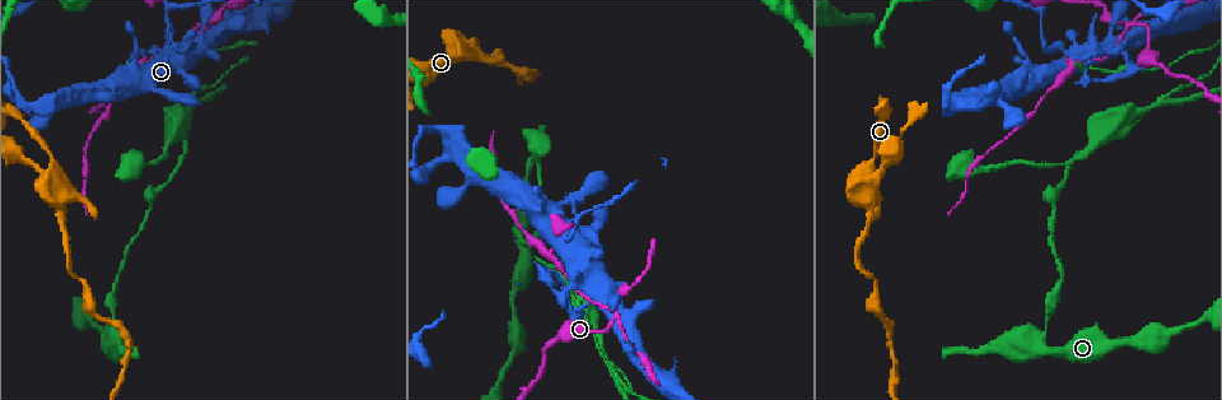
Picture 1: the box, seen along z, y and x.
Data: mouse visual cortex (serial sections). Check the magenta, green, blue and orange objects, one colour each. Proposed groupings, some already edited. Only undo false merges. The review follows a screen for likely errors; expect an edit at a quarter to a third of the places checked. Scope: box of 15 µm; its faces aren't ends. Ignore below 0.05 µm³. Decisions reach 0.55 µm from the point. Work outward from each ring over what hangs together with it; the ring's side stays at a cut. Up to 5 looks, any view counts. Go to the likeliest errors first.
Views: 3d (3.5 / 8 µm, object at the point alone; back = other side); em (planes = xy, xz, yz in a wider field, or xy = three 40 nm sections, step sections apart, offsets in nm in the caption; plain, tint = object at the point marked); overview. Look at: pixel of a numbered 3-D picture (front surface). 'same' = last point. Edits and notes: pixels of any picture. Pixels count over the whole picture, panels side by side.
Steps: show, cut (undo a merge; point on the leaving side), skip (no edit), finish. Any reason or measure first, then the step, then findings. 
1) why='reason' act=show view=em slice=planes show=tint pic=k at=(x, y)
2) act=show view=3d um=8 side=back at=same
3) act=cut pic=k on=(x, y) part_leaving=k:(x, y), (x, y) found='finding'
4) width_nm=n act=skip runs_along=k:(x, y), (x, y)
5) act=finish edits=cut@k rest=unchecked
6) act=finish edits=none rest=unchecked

why='a narrow waist' act=show view=3d um=3.5 pic=1 at=(146, 54)

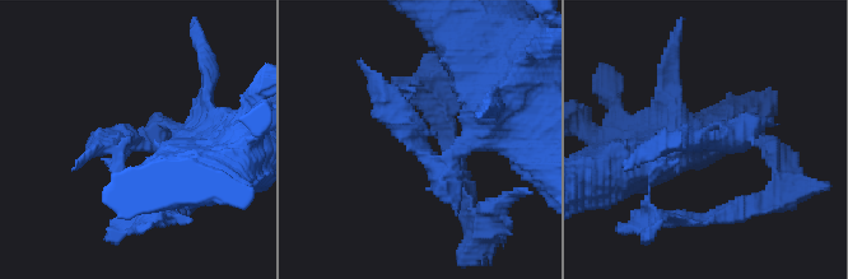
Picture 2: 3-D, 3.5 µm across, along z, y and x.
why='shape alone is not enough' act=show view=em slice=xy step=2 show=tint pic=2 at=(133, 141)

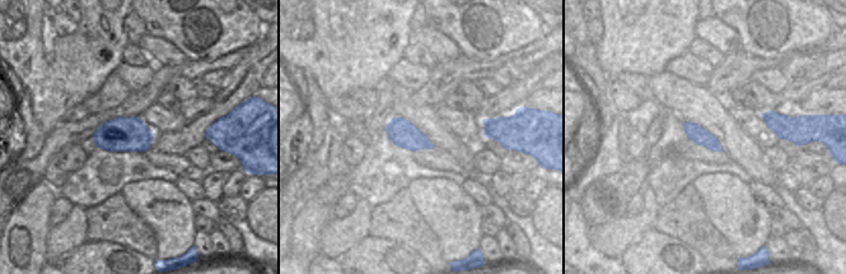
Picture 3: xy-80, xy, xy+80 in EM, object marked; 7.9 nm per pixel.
act=skip runs_along=2:(478, 140), (402, 91) found='continuous, no second cell'

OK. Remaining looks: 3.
why='sharp bend' act=show view=3d um=3.5 pic=1 at=(584, 231)

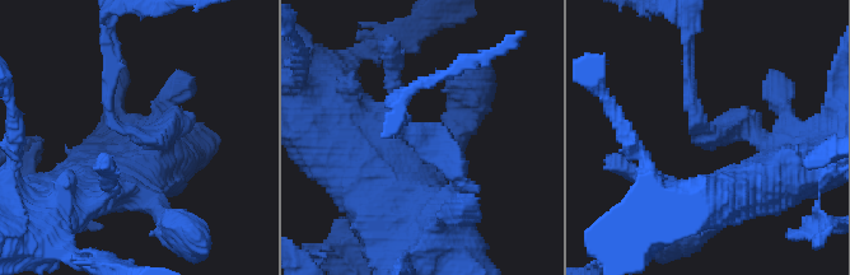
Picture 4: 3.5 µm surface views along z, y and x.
arm_widths_nm=150,200 why='shape alone is not enough' act=show view=em slice=xy step=1 show=tint pic=4 at=(425, 144)

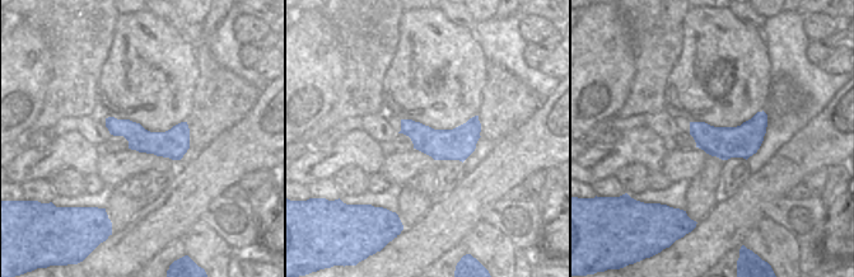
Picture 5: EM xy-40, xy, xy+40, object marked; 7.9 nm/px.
width_nm=260 act=cut pic=4 on=(410, 139) part_leaving=4:(734, 124), (703, 127), (689, 69) found='two cells meet here'

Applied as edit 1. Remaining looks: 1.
act=finish edits=cut@4 rest=unchecked

